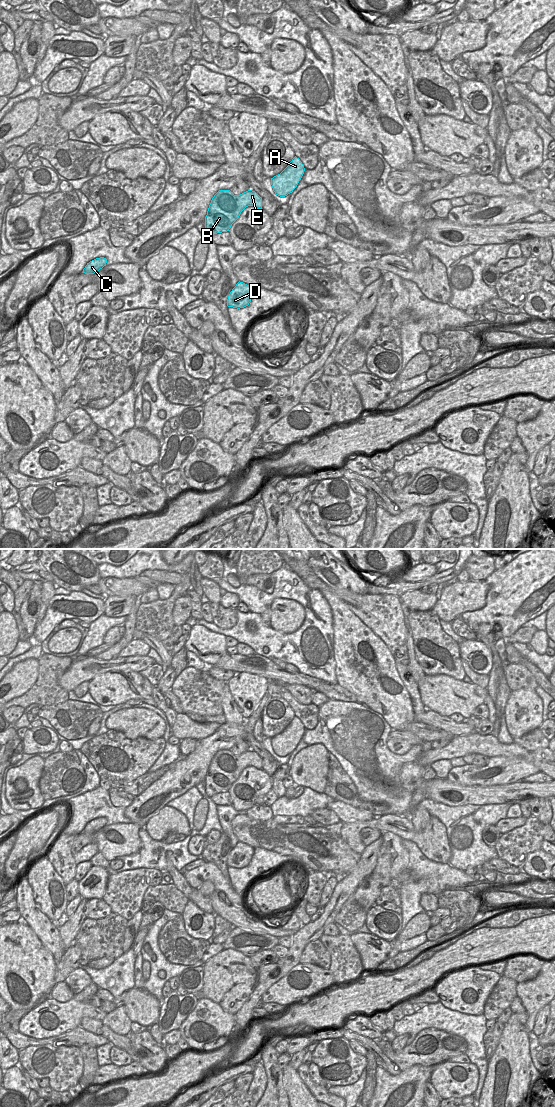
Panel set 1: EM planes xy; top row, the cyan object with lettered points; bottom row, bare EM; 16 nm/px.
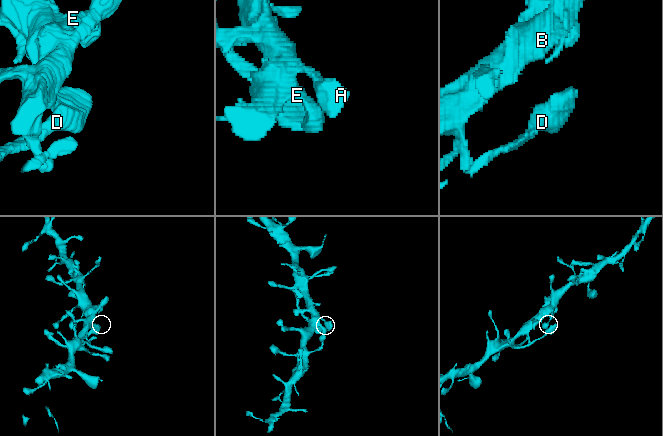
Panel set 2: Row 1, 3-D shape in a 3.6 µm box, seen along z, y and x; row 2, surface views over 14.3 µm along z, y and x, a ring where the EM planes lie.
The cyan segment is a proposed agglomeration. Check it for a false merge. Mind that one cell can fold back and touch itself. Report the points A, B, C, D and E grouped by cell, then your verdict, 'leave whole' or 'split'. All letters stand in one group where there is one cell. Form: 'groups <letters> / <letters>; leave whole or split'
groups A B C D E; leave whole

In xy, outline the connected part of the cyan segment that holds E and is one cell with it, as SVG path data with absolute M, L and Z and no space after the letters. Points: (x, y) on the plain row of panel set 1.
M219 750L211 760L205 777L205 792L210 798L214 794L227 792L248 766L262 769L262 758L252 750L234 755L230 750Z

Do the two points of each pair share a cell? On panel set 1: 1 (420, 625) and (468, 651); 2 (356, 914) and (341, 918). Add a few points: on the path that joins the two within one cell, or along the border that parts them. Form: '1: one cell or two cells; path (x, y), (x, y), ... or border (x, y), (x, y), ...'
1: two cells; border (459, 643), (459, 656), (461, 659)
2: one cell; path (352, 916), (345, 918)

